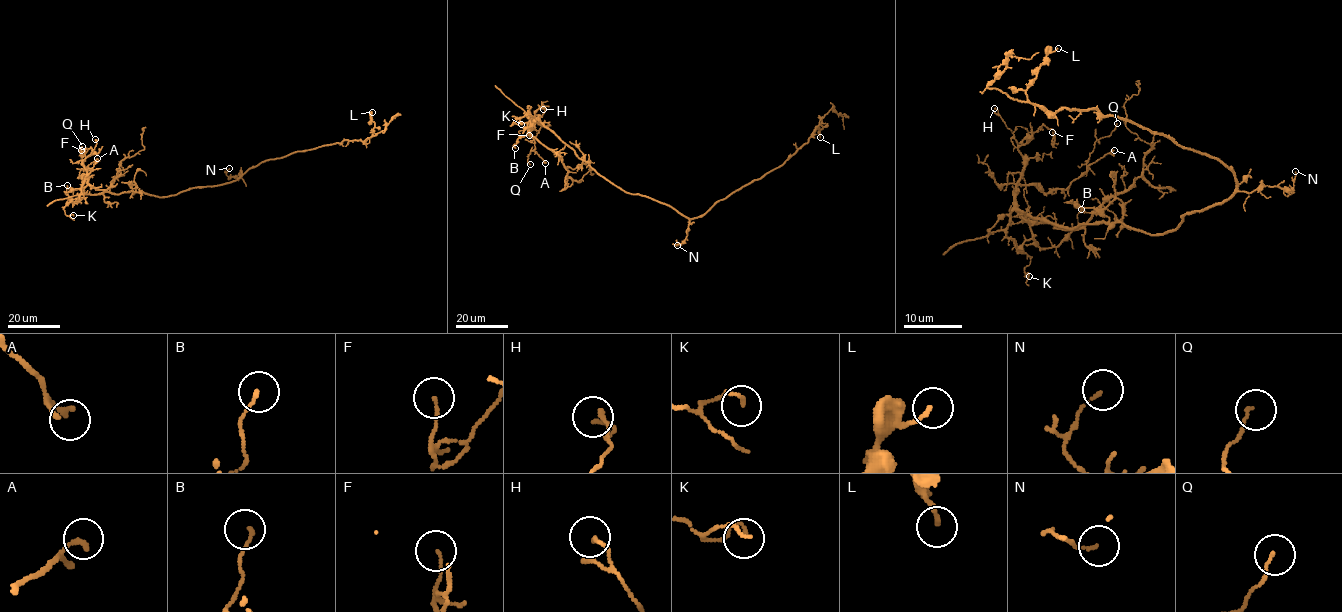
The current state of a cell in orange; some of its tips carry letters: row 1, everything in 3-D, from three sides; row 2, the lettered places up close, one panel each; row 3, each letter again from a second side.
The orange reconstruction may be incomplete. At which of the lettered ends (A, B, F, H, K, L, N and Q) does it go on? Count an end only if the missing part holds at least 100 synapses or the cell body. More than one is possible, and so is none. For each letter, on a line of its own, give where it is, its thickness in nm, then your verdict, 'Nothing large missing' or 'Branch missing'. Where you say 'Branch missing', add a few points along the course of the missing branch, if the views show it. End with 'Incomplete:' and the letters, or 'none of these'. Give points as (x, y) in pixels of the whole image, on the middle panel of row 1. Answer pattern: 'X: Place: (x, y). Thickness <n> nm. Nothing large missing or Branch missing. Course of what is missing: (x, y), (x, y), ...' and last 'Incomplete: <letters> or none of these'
A: Place: (545, 163). Thickness 180 nm. Nothing large missing
B: Place: (515, 148). Thickness 120 nm. Nothing large missing
F: Place: (529, 135). Thickness 100 nm. Nothing large missing
H: Place: (543, 109). Thickness 130 nm. Nothing large missing
K: Place: (521, 124). Thickness 130 nm. Nothing large missing
L: Place: (820, 137). Thickness 150 nm. Nothing large missing
N: Place: (677, 245). Thickness 90 nm. Nothing large missing
Q: Place: (530, 164). Thickness 90 nm. Nothing large missing
Incomplete: none of these

